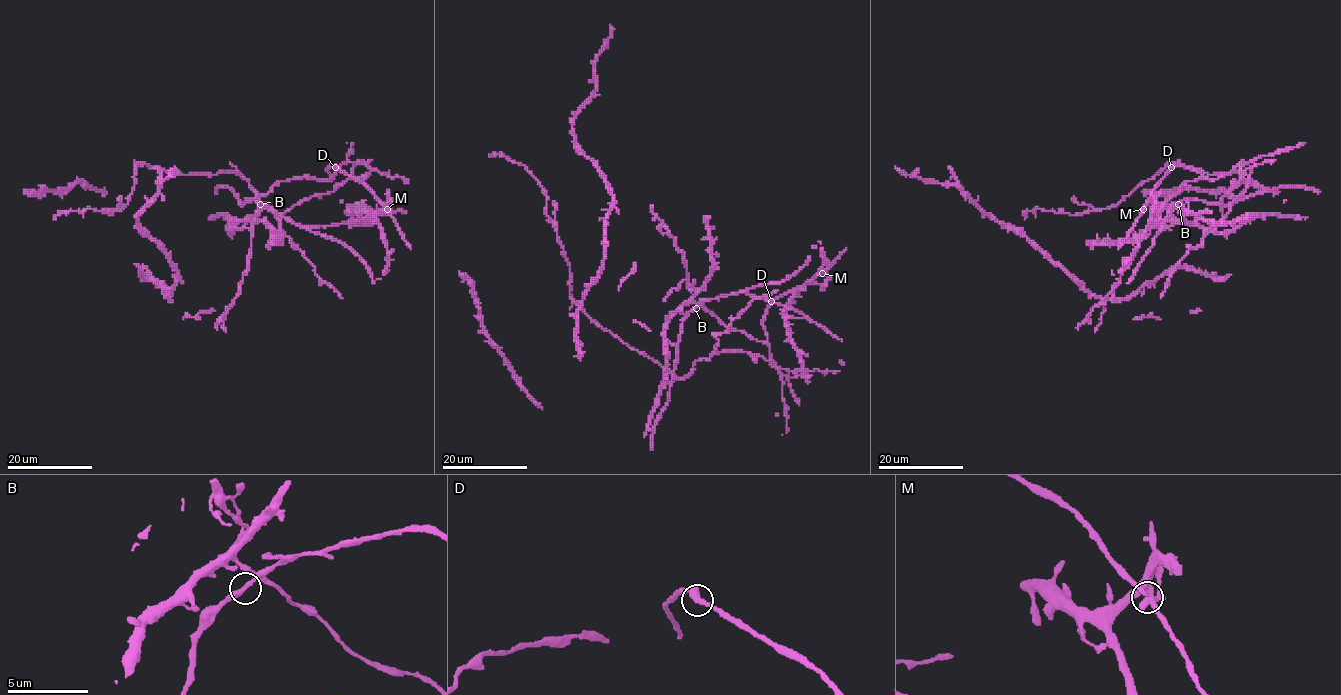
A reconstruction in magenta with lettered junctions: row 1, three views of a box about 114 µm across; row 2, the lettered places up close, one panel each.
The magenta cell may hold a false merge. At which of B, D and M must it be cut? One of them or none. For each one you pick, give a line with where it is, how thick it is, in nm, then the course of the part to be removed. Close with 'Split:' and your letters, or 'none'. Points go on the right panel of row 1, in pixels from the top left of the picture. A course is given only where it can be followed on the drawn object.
Split: none

